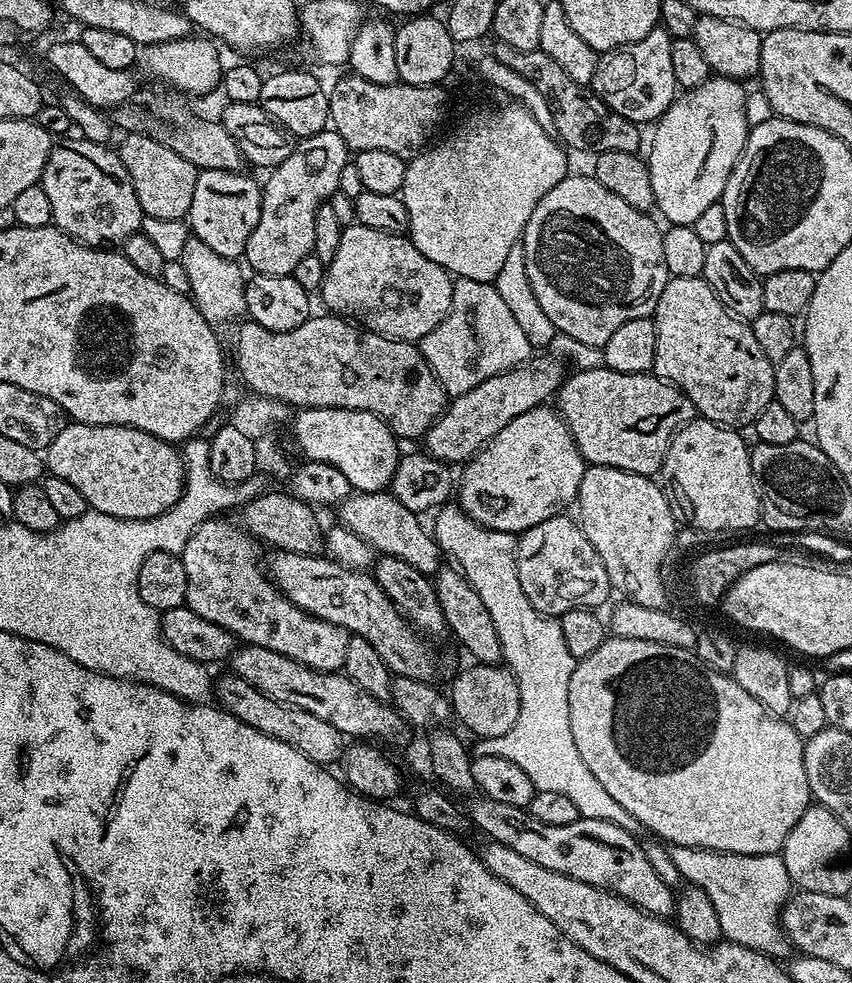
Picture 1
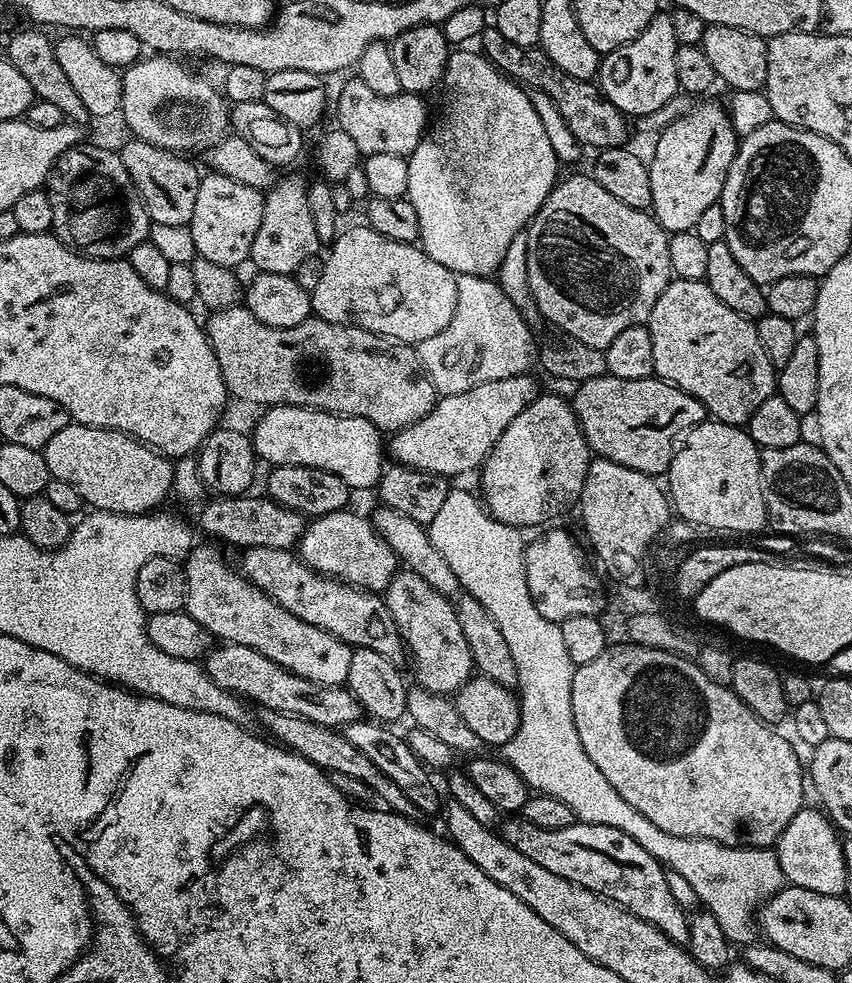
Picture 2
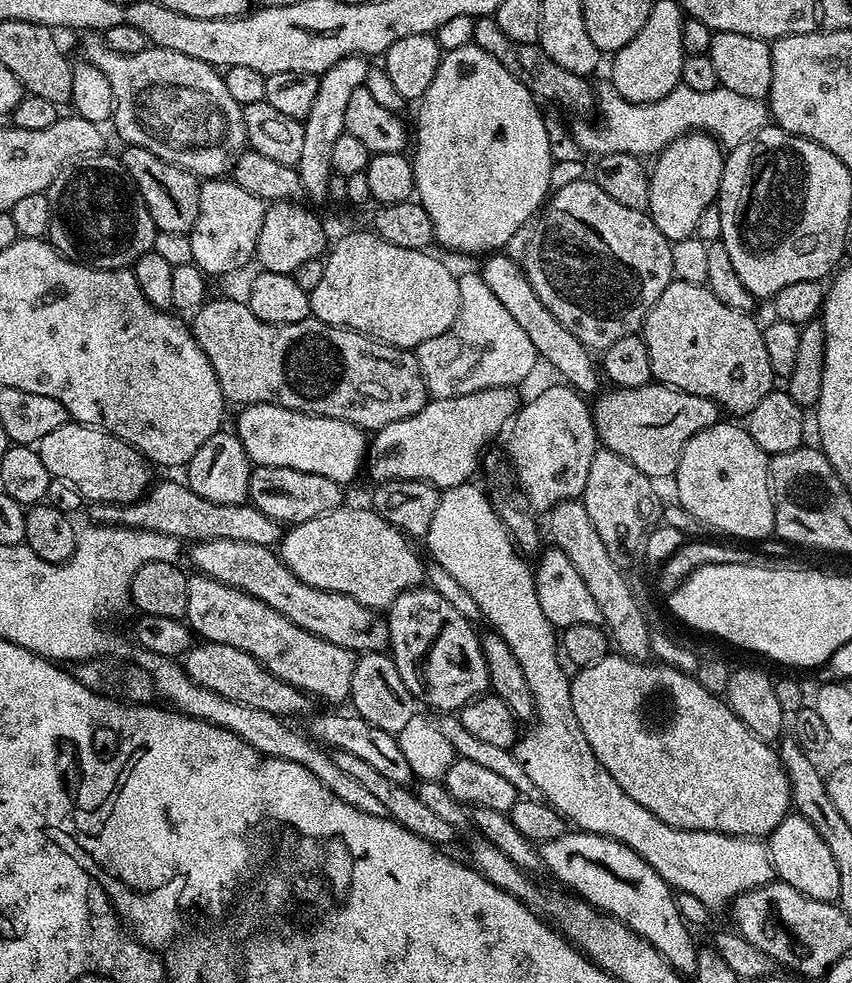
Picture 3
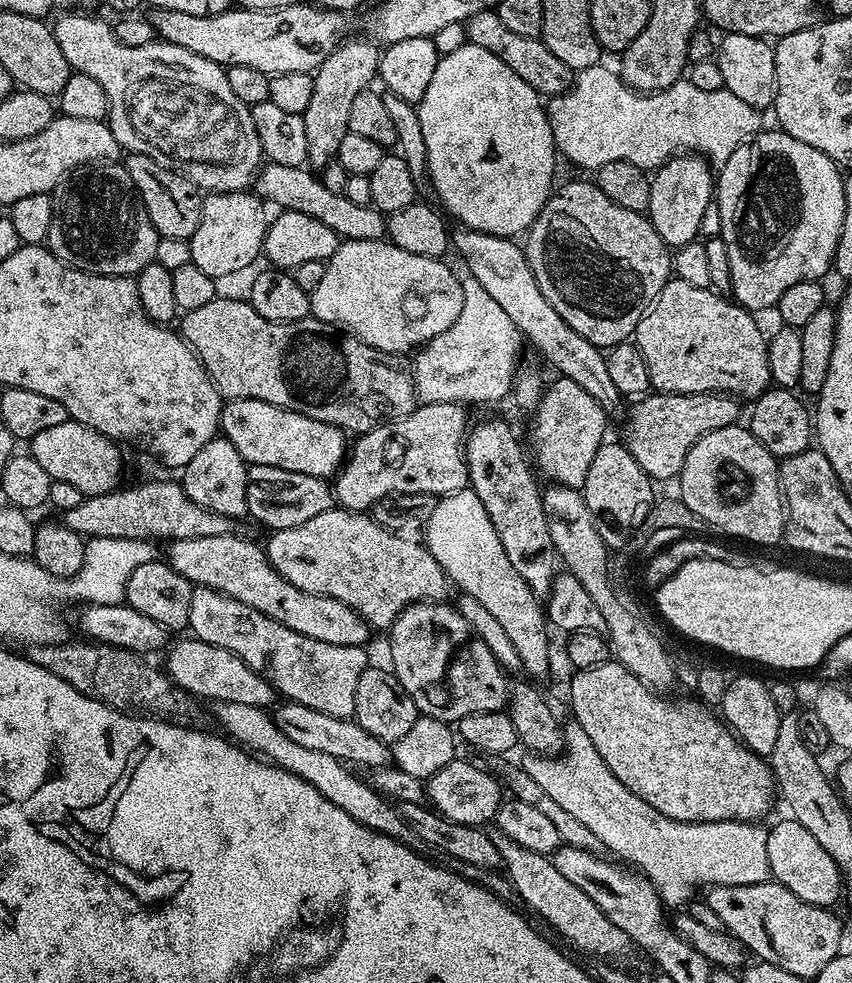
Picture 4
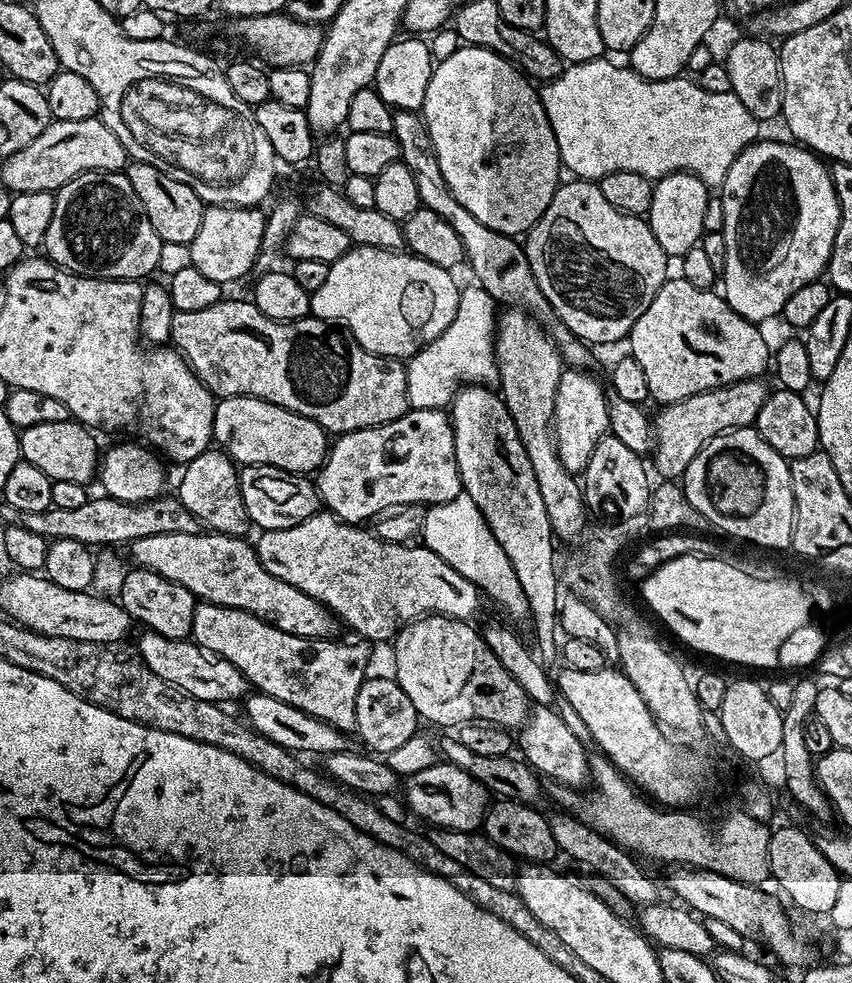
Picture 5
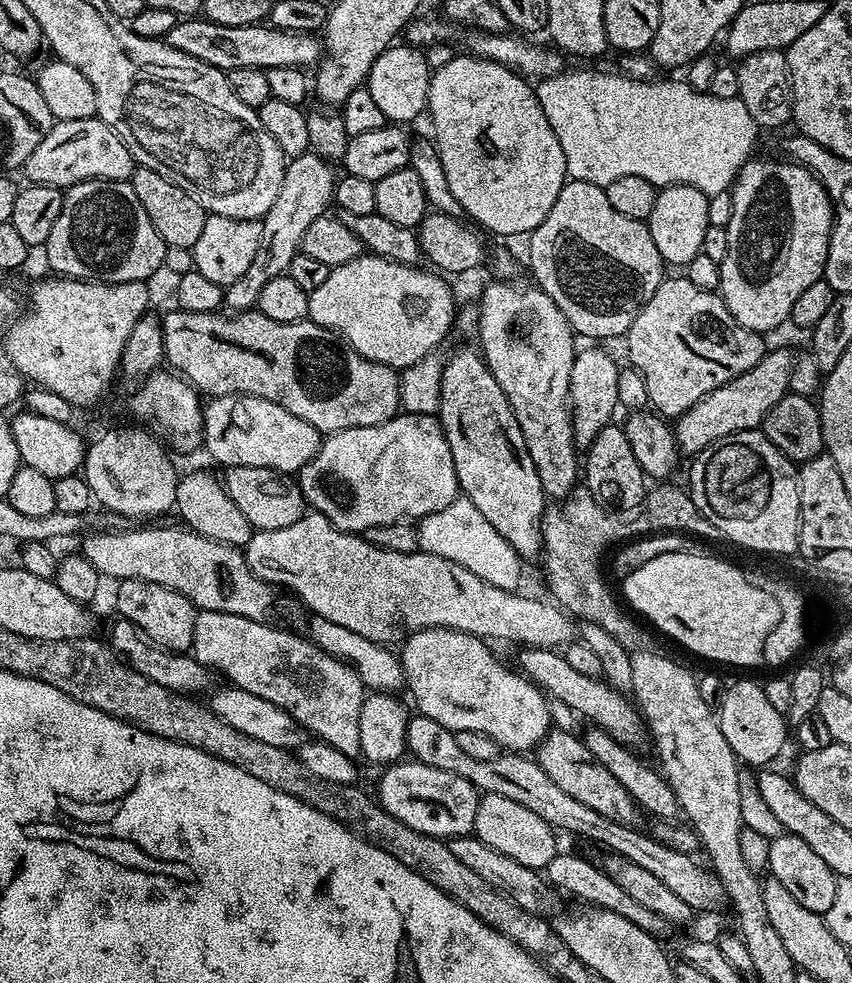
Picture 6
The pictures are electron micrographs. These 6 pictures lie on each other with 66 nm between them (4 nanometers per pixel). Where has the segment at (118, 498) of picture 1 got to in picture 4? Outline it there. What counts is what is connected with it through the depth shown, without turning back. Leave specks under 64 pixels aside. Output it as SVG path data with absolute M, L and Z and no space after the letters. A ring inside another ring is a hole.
M71 418L62 422L62 426L42 430L42 434L30 442L30 455L38 460L50 479L78 486L85 497L115 492L121 487L120 475L124 472L124 460L120 457L120 451L122 448L117 441Z

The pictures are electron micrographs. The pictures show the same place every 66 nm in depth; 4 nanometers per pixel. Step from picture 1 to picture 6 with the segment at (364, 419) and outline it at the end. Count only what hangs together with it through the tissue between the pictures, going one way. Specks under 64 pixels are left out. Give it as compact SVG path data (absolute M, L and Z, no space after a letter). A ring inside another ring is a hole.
M239 394L217 396L209 399L203 409L203 451L208 451L218 463L228 468L250 466L272 468L281 474L296 474L312 461L322 443L322 433L310 426L310 422L294 418L290 410L282 410L282 406L266 402L266 398Z

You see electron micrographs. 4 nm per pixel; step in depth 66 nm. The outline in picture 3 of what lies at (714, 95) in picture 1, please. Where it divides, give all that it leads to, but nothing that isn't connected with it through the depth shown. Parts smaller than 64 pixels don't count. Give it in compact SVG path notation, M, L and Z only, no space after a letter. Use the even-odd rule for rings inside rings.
M689 132L672 140L655 157L650 168L650 206L647 213L654 226L662 230L669 242L693 235L706 206L717 203L724 173L725 149L707 132Z

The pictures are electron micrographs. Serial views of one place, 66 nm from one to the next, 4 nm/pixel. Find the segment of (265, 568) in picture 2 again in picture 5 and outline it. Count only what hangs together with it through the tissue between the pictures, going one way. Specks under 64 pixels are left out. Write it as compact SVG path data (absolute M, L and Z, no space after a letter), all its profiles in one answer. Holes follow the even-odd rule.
M211 530L194 534L150 534L150 538L135 540L130 545L130 552L133 565L148 568L162 574L162 578L170 578L170 582L186 586L197 601L205 604L246 610L286 634L307 640L331 640L339 633L336 631L341 631L340 621L327 606L298 590L298 586L274 578L270 570L260 565L255 547L239 536L222 536Z

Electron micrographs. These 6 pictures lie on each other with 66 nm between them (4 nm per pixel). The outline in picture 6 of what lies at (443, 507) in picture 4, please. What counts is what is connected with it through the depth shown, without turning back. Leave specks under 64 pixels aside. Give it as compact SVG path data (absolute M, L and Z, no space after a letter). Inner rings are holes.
M458 498L446 506L446 510L423 517L419 521L418 531L423 551L446 558L470 570L470 574L478 574L482 582L490 582L490 586L498 586L498 590L516 592L519 589L522 558L514 546L510 546L510 542L506 542L506 538L502 538L502 534L498 534L498 530L494 530L486 518L482 518L478 506L474 506L467 498Z

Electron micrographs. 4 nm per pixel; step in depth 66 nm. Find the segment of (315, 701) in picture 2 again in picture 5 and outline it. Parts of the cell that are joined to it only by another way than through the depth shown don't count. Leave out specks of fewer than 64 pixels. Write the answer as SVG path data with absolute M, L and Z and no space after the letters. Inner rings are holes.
M141 631L141 636L136 640L139 659L144 661L162 682L170 682L170 686L178 686L186 694L194 698L202 698L211 704L223 705L224 700L243 701L249 695L250 685L248 679L234 666L234 662L226 662L218 654L206 650L201 644L189 638L186 640L171 640L162 638L157 632Z

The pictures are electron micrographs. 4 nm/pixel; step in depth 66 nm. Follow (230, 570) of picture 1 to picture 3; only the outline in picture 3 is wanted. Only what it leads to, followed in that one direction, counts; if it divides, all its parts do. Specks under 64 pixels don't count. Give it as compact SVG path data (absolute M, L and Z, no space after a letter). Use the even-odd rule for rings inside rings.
M189 575L186 623L201 641L222 642L226 646L246 650L246 654L270 670L270 674L282 678L282 682L290 682L290 686L302 689L309 697L347 701L352 695L350 682L354 682L357 653L349 648L334 646L334 642L326 642L310 634L310 630L302 630L302 626L294 626L290 618L266 606L266 602L226 586L212 576Z

